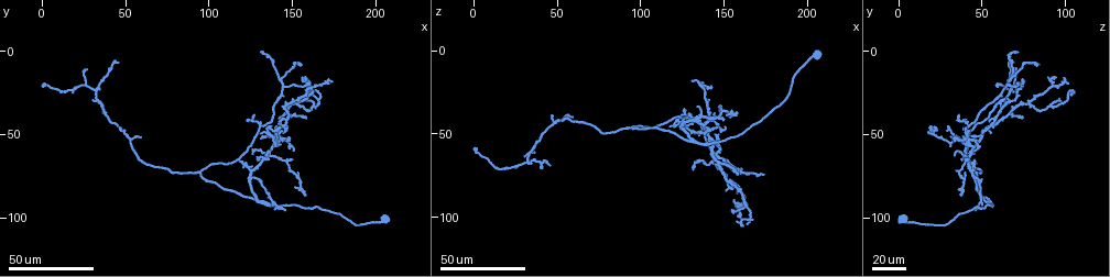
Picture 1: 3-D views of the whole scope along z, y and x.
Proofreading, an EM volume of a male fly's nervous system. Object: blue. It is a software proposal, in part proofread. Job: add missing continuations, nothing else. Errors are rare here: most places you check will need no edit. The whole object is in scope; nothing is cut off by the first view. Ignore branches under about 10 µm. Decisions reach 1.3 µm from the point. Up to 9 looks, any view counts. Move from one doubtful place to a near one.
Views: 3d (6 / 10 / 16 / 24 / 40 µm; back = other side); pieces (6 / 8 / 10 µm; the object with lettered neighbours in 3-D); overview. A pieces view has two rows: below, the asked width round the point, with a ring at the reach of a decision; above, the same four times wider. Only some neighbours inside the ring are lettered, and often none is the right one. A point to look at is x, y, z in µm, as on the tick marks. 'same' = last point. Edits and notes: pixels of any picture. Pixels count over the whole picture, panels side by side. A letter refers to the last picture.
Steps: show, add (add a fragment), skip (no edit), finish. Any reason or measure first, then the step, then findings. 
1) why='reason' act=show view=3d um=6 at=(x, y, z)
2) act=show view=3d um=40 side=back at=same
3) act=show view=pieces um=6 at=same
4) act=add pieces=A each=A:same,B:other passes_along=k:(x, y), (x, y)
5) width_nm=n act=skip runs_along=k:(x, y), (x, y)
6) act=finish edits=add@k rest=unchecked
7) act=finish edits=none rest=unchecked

why='an open end' act=show view=3d um=24 at=(131, 0, 70)

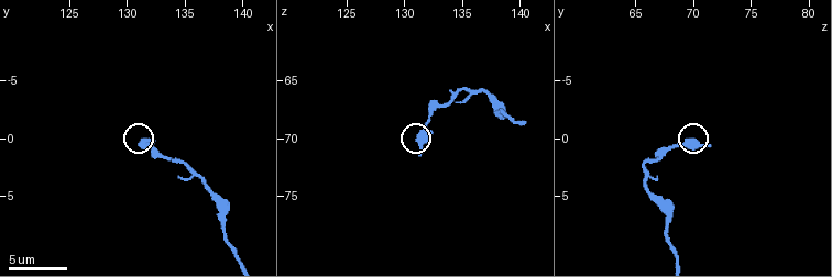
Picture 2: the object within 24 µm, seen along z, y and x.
act=show view=pieces um=8 at=(131.6, 0.4, 71.4)

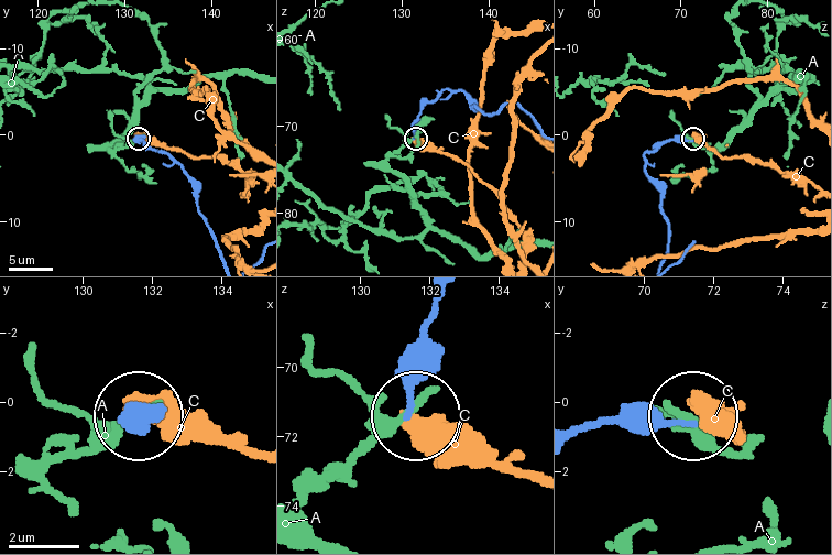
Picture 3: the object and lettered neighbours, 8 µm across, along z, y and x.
act=skip each=A:other,C:other runs_along=3:(573, 432), (610, 420), (687, 420) found='no lettered fragment goes on from it'

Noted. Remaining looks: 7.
why='branch stops here' act=show view=3d um=40 at=(47, 47, 39)

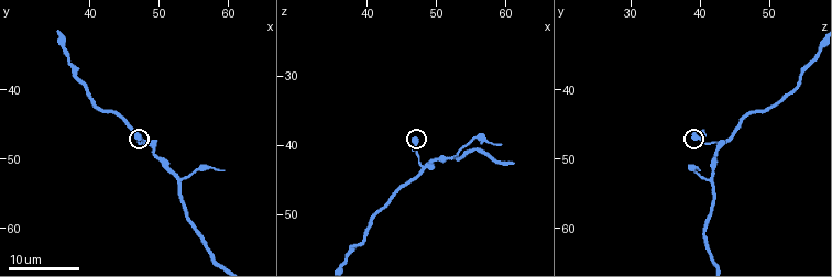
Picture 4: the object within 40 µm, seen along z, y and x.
why='what lies round it' act=show view=pieces um=6 at=(46.5, 46.0, 39.5)

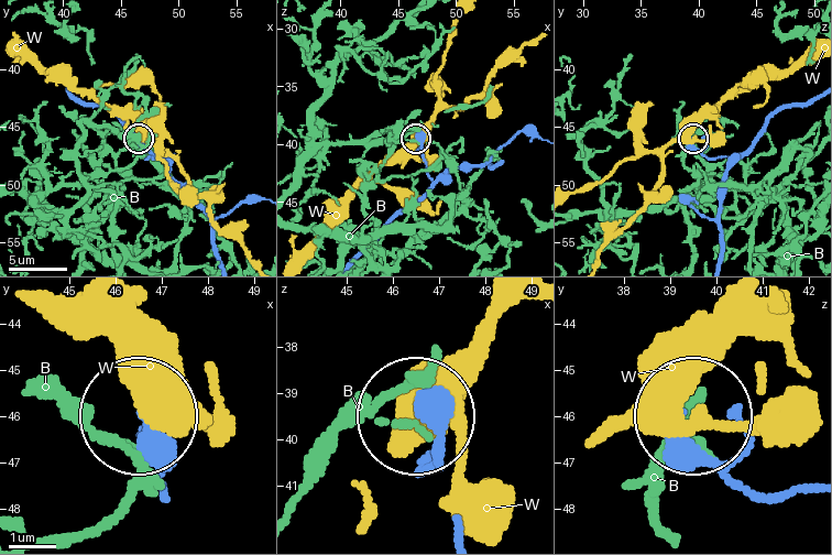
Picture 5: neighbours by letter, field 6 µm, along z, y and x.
act=skip each=B:other,W:other found='no lettered fragment goes on from it'

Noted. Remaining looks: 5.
why='long arm stops here' act=show view=3d um=40 at=(146, 95, 46)

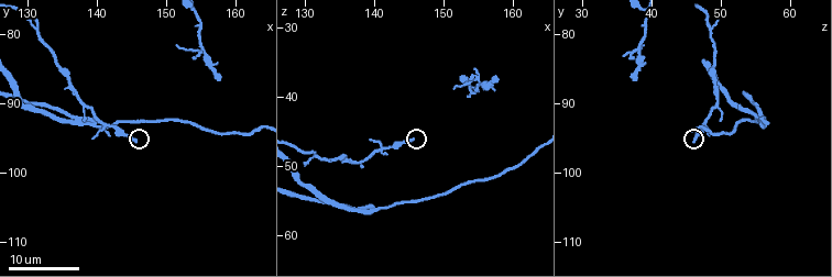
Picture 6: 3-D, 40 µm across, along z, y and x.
why='see the neighbours' act=show view=pieces um=8 at=(145.5, 95.0, 46.0)

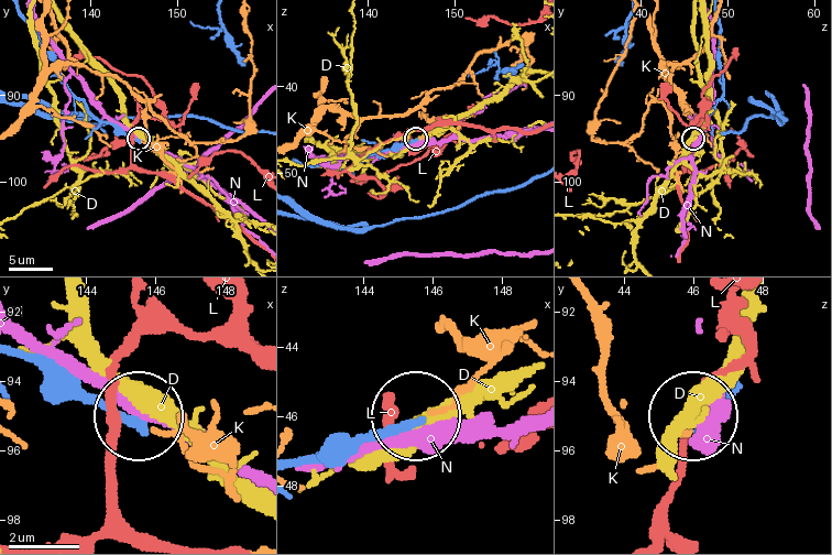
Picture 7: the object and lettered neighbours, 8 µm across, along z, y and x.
width_nm=200 act=skip each=D:other,K:other,L:other,N:other runs_along=7:(24, 352), (51, 359), (137, 415) found='none of them fits'

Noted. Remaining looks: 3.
why='stops while still wide' act=show view=3d um=16 at=(158.0, 86.5, 37.5)

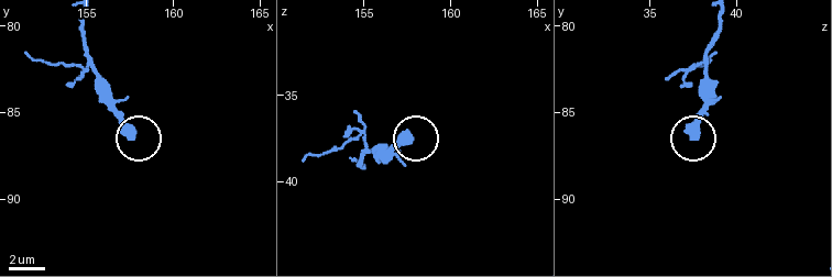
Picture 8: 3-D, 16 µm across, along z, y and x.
act=show view=pieces um=8 at=(157.7, 86.3, 37.5)

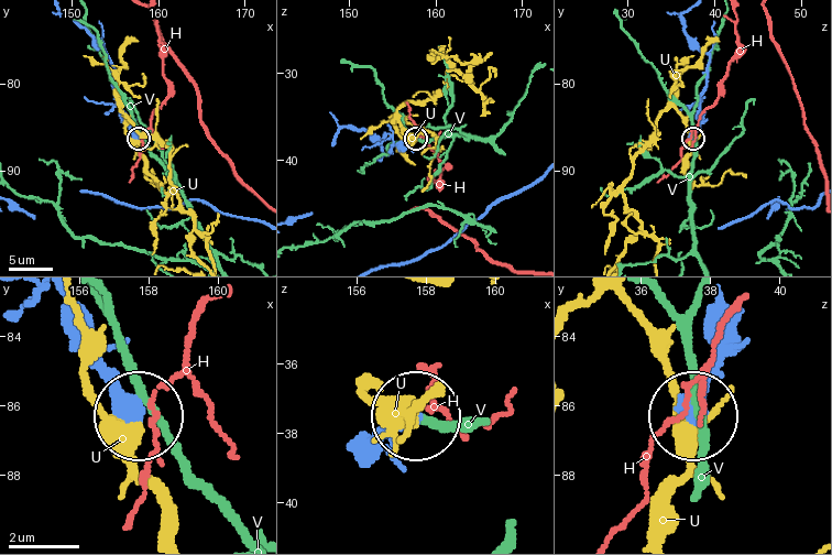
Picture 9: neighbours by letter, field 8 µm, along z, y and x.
act=skip each=H:other,U:other,V:other found='none of them fits'

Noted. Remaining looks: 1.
act=finish edits=none rest=unchecked

